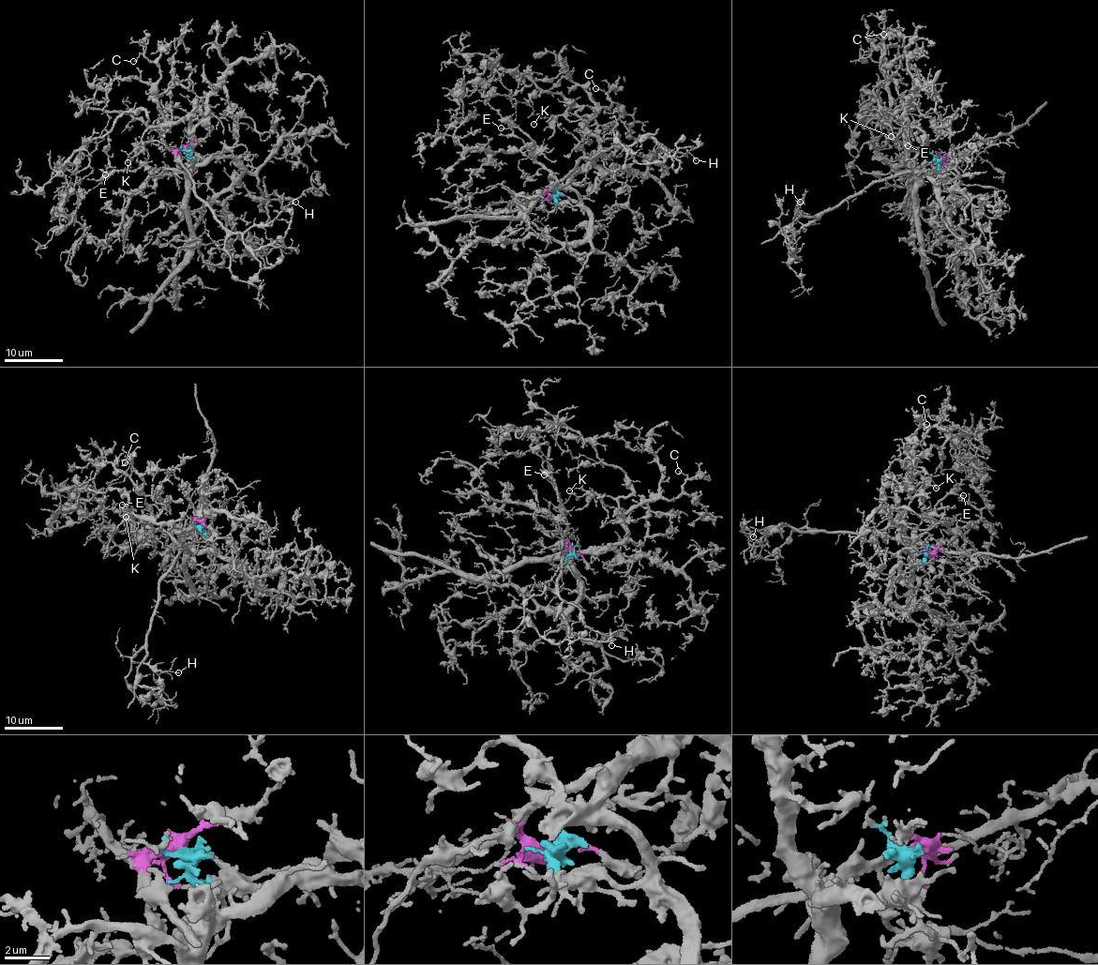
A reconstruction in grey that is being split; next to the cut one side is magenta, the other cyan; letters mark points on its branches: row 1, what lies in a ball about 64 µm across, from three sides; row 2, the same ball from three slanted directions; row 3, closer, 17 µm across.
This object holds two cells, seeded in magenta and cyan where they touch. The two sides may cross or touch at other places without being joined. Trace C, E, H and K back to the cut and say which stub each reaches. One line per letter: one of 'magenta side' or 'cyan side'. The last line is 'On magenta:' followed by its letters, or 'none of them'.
C: cyan side
E: cyan side
H: magenta side
K: cyan side
On magenta: H

